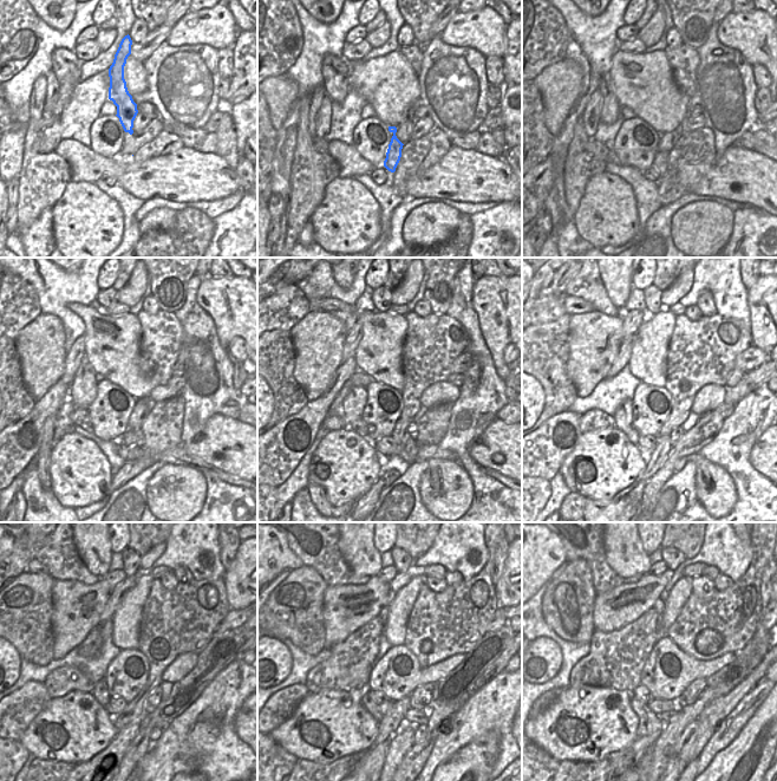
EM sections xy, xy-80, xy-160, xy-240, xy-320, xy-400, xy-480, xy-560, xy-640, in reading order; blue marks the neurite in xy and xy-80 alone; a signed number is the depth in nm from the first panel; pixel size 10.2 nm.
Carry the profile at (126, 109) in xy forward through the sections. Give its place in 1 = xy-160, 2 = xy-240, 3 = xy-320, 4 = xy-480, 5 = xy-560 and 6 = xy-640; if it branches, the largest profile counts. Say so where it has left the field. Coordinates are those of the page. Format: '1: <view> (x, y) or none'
1: xy-160 (660, 158)
2: xy-240 (141, 440)
3: xy-320 (409, 444)
4: xy-480 (156, 733)
5: xy-560 (420, 733)
6: xy-640 (690, 733)

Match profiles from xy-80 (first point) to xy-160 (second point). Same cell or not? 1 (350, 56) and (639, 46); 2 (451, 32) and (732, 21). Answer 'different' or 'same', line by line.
1: same
2: same

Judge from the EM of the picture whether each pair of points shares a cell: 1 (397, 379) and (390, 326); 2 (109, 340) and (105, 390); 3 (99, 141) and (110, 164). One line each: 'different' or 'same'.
1: same
2: different
3: different

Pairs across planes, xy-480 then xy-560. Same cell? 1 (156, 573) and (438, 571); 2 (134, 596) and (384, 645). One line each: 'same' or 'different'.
1: same
2: different

